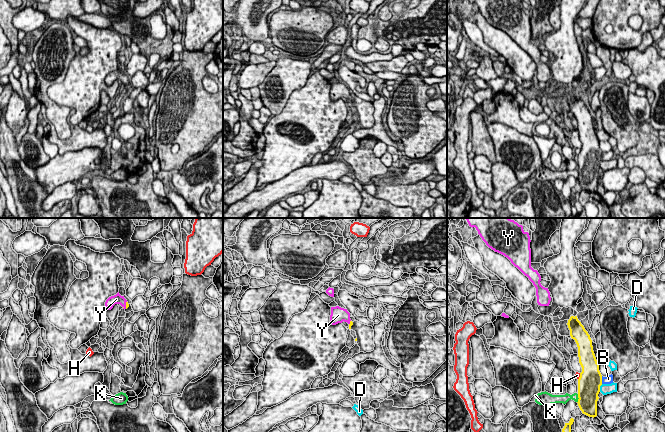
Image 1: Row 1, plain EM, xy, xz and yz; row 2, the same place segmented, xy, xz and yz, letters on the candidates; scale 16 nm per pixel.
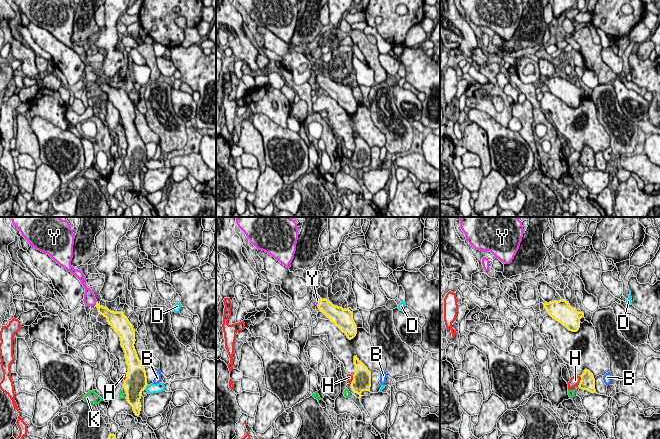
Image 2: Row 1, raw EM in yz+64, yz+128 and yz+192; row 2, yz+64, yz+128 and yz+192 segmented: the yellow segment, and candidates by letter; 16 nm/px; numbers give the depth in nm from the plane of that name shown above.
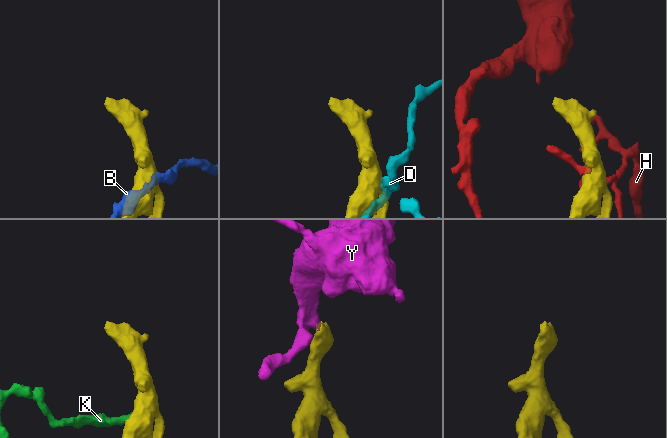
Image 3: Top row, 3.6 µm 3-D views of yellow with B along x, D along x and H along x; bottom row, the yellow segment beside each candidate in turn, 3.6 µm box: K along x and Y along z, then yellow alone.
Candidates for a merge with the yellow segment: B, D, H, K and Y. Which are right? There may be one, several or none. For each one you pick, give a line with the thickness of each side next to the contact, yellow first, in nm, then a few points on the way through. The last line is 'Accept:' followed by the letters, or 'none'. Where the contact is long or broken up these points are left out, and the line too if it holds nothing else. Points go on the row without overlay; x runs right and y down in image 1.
Y: 60 nm thick on the yellow side, 160 nm on the other; runs through xy (127, 81), (126, 81), (121, 76), (116, 75)
Accept: Y

